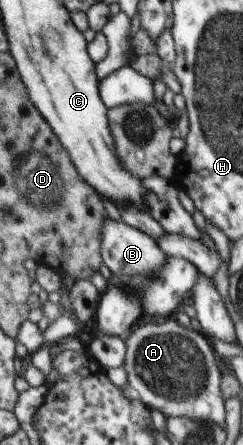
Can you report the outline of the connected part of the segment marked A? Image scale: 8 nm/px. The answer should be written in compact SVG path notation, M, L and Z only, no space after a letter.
M165 318L164 323L146 323L133 328L124 340L126 355L123 368L127 373L127 383L134 387L140 400L151 409L161 411L166 418L188 418L206 422L226 429L224 422L224 402L221 392L222 371L218 365L218 356L212 347L210 337L203 331L187 329L178 320Z

